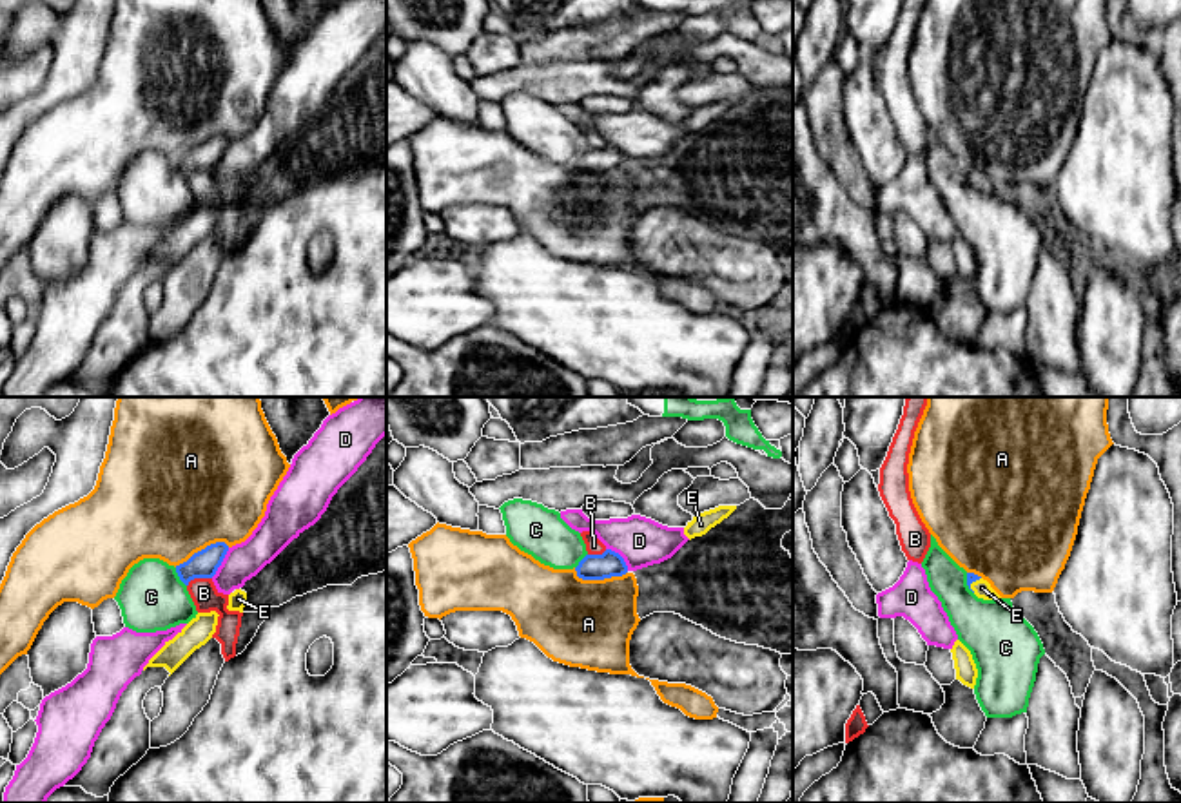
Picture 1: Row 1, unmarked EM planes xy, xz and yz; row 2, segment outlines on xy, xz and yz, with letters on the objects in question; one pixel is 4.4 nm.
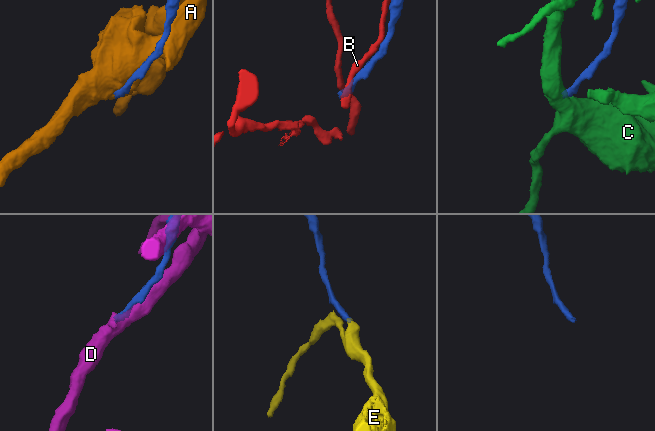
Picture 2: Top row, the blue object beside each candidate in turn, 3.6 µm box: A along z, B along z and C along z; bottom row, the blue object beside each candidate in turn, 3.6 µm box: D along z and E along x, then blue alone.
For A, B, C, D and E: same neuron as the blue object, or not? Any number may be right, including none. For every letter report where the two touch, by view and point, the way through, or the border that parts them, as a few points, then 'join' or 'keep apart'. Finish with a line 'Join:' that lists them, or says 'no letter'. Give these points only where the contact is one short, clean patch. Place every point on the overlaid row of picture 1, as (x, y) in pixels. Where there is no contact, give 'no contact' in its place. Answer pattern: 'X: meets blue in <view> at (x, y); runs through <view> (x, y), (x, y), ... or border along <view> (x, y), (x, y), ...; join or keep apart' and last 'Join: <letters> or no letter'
A: meets blue in xz at (599, 579); keep apart
B: meets blue in xy at (198, 577); keep apart
C: meets blue in xy at (178, 575); keep apart
D: meets blue in xy at (222, 561); keep apart
E: meets blue in yz at (971, 582); runs through yz (971, 577), (971, 582), (982, 588); join
Join: E

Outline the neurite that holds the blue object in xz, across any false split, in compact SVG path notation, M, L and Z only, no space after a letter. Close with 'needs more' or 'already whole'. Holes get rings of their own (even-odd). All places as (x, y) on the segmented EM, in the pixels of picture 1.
M606 549L602 555L586 555L575 571L582 580L604 580L626 575L628 566L619 553Z; already whole

